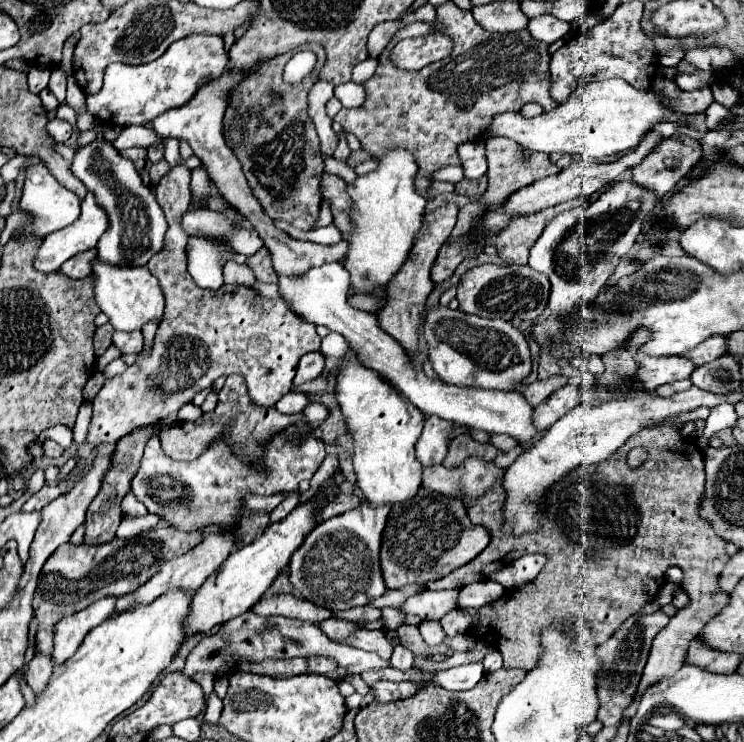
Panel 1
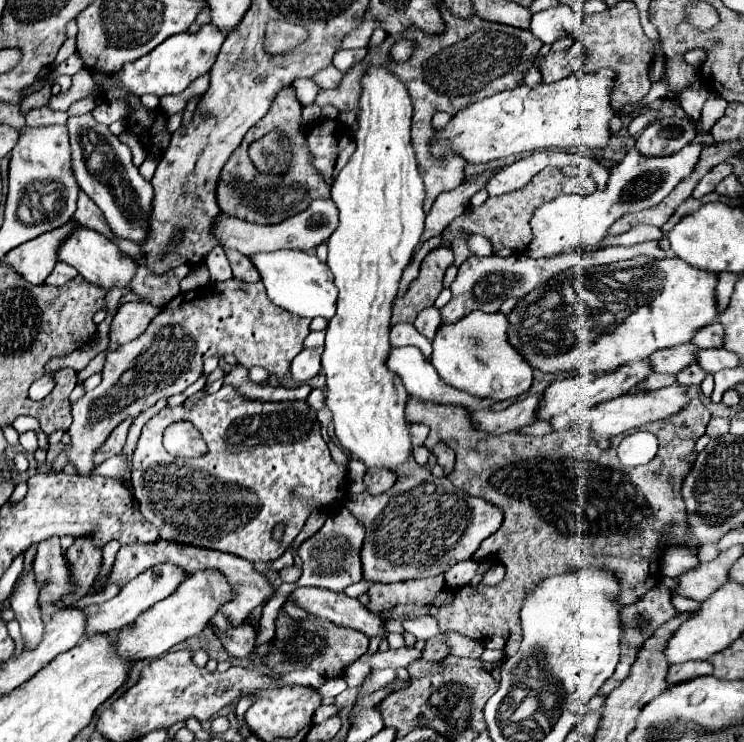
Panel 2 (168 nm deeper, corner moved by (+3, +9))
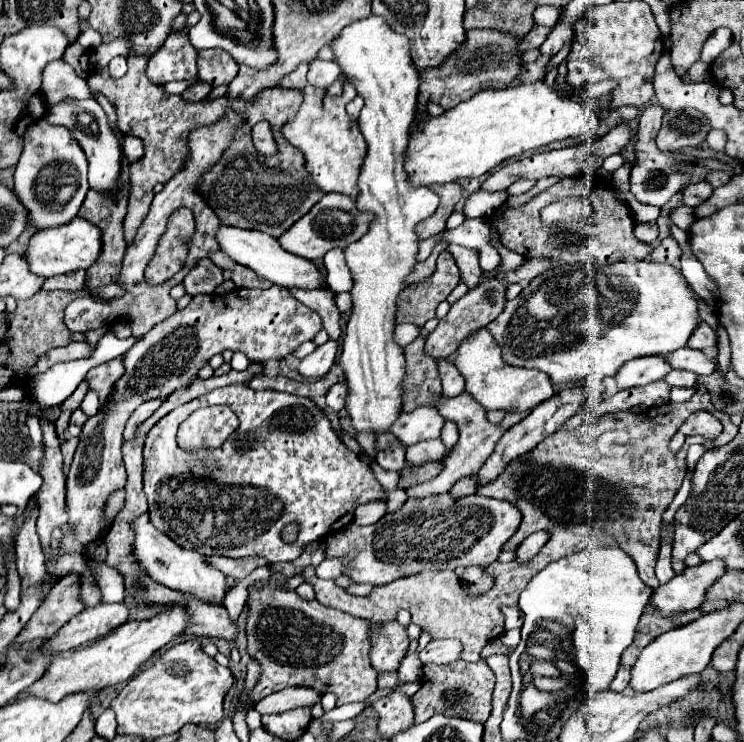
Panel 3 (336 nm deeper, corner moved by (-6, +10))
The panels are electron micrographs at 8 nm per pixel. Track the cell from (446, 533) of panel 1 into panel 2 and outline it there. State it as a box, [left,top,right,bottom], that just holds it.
[345,457,503,583]

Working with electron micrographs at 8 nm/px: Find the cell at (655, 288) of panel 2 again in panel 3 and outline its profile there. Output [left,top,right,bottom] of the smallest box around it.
[486,260,700,384]

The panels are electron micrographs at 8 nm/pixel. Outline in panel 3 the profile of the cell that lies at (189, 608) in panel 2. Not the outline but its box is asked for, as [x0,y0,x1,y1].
[12,608,188,702]

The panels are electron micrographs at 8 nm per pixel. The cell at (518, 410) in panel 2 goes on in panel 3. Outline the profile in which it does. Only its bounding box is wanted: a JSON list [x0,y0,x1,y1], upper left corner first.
[406,392,504,498]

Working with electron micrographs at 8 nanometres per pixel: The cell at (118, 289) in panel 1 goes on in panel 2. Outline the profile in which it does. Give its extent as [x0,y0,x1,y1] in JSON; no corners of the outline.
[59,227,137,293]

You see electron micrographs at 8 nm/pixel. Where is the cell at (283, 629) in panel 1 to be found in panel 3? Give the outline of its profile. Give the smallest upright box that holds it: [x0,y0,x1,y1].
[420,640,462,664]

